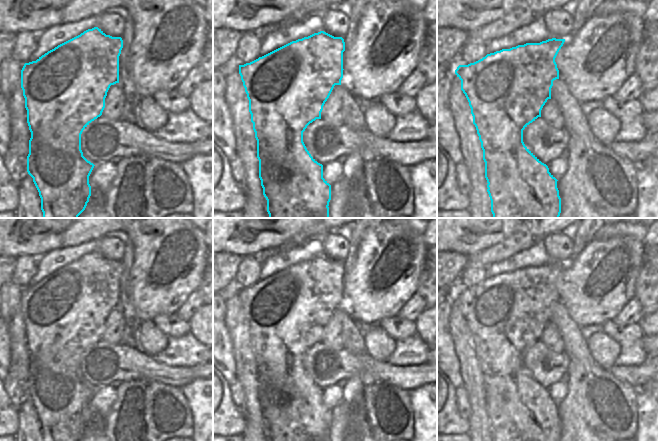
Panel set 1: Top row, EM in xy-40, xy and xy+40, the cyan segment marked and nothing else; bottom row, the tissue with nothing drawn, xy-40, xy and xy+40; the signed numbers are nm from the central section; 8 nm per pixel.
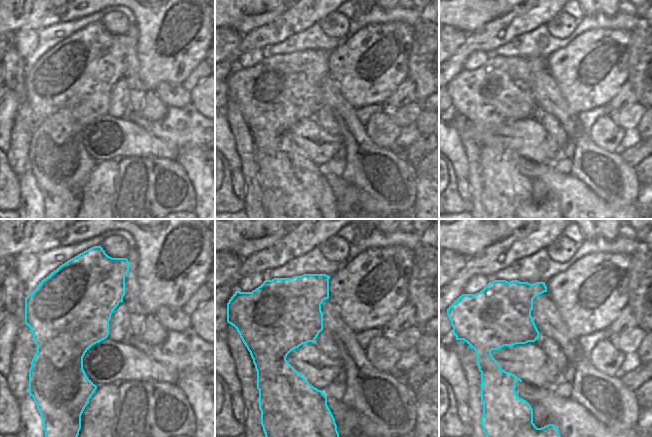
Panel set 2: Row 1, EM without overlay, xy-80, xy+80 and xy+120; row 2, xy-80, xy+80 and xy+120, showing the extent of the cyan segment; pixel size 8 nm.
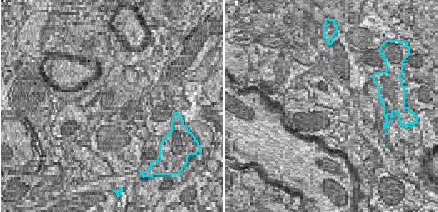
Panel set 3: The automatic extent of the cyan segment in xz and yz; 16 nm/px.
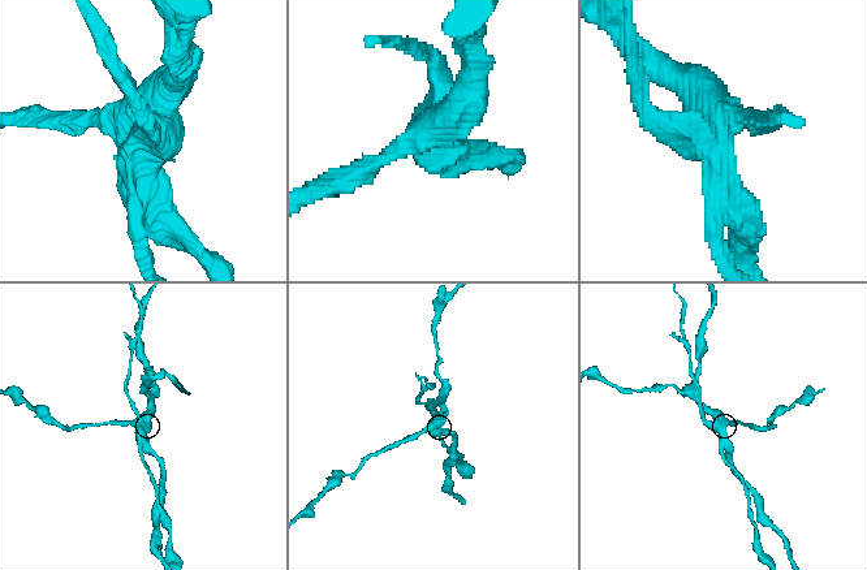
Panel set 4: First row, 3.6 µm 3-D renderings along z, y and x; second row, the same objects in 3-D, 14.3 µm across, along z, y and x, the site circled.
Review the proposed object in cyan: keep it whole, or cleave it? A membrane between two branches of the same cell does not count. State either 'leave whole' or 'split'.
split

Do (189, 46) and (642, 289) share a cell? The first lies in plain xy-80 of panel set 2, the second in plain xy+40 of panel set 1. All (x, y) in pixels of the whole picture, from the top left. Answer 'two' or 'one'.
two

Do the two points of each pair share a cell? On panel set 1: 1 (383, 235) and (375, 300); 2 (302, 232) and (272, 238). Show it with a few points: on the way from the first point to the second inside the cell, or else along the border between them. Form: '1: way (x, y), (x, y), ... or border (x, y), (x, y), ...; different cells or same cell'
1: way (381, 251), (371, 269), (369, 276), (371, 284); same cell
2: way (295, 232), (281, 232), (279, 234); same cell

